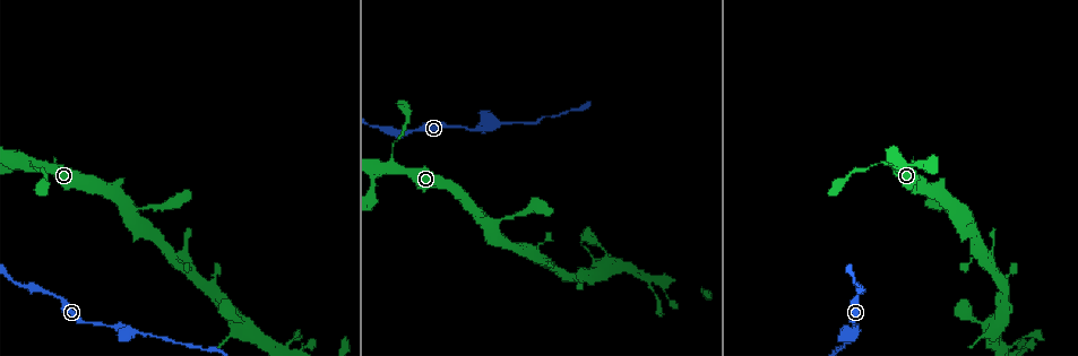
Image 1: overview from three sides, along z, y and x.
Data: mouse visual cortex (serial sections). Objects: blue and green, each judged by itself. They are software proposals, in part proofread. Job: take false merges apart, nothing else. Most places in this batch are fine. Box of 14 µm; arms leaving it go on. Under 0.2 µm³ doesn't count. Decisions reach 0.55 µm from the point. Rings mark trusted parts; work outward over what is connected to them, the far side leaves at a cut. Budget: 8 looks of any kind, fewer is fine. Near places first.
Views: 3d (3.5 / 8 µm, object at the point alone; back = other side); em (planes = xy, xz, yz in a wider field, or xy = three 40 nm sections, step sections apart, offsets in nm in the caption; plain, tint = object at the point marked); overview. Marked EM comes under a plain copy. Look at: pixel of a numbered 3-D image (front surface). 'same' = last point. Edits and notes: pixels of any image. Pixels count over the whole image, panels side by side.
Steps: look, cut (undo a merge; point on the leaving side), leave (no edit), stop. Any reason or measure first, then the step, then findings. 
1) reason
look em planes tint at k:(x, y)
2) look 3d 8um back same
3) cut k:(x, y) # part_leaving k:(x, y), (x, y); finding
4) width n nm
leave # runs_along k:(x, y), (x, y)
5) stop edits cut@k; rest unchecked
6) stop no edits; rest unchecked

three-way junction
look em xy step 2 tint at 1:(899, 165)

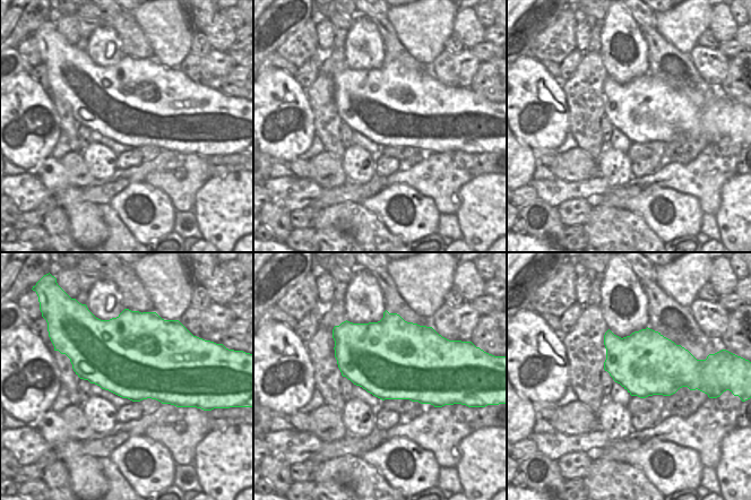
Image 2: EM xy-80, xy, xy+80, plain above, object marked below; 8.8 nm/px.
wider look
look 3d 3.5um same

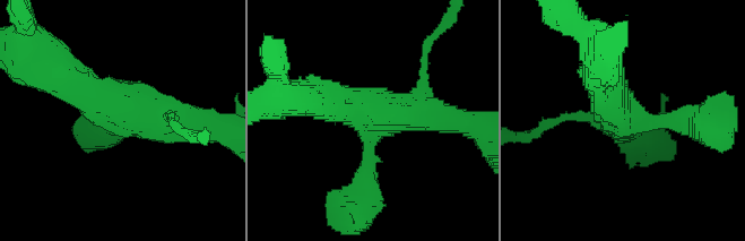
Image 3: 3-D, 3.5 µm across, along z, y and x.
leave # runs_along 3:(448, 118), (374, 123), (364, 194); one cell here

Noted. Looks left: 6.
thin arm on a thick one
look 3d 8um at 1:(137, 209)

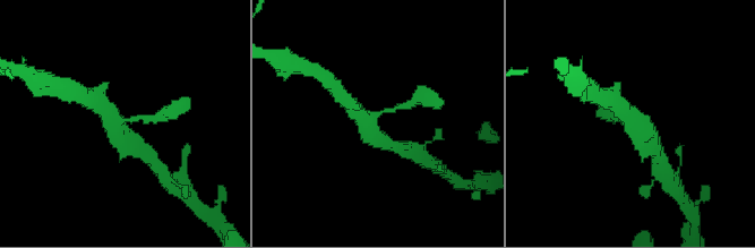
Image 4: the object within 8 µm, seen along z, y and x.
look 3d 3.5um at 4:(123, 120)

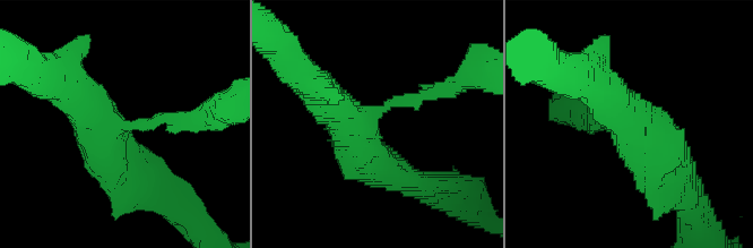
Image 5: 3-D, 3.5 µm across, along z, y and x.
arms 3; arm_widths 150, 500, 500 nm; need the tissue
look em xy step 3 tint at 5:(122, 127)

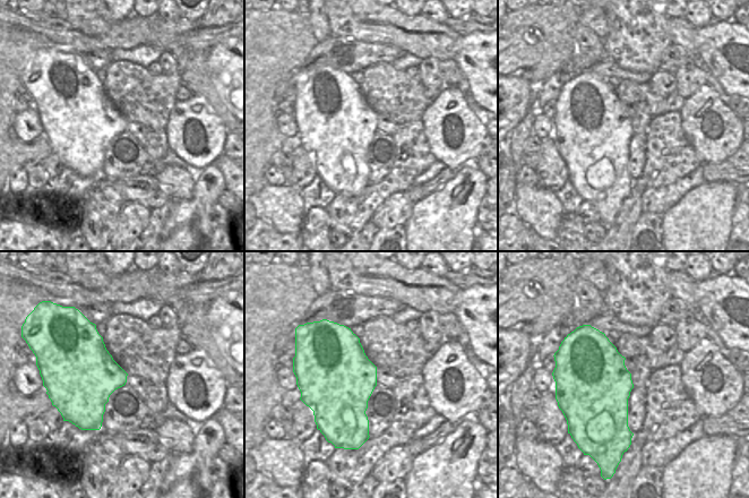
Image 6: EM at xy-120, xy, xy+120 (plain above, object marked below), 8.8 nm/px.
leave # runs_along 5:(588, 77), (677, 174); continuous, no second cell

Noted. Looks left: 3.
calibre changes
look 3d 8um back at 1:(140, 334)

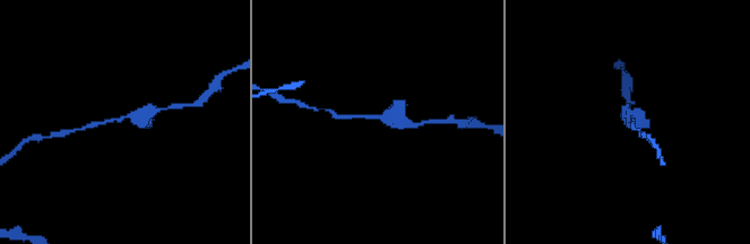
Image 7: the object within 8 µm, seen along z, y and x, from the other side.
arm_widths 150, 400 nm; now the EM
look em xy step 5 tint at 7:(375, 116)

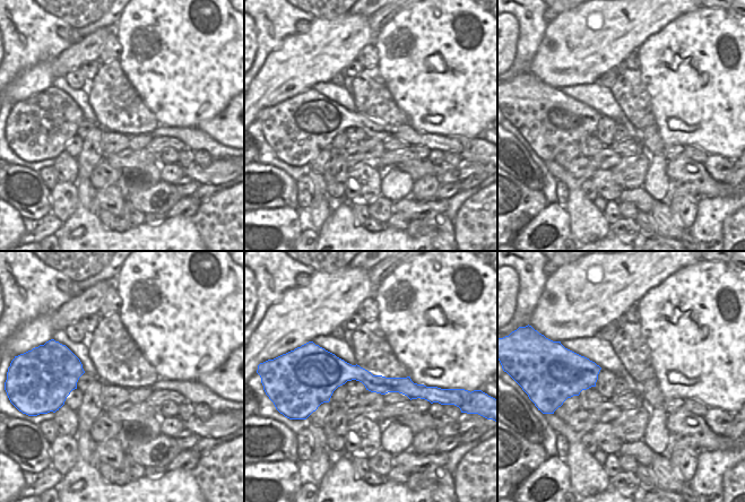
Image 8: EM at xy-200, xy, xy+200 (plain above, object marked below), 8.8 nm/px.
leave # runs_along 8:(312, 369), (429, 391); one cell here

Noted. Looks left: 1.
stop no edits; rest unchecked

